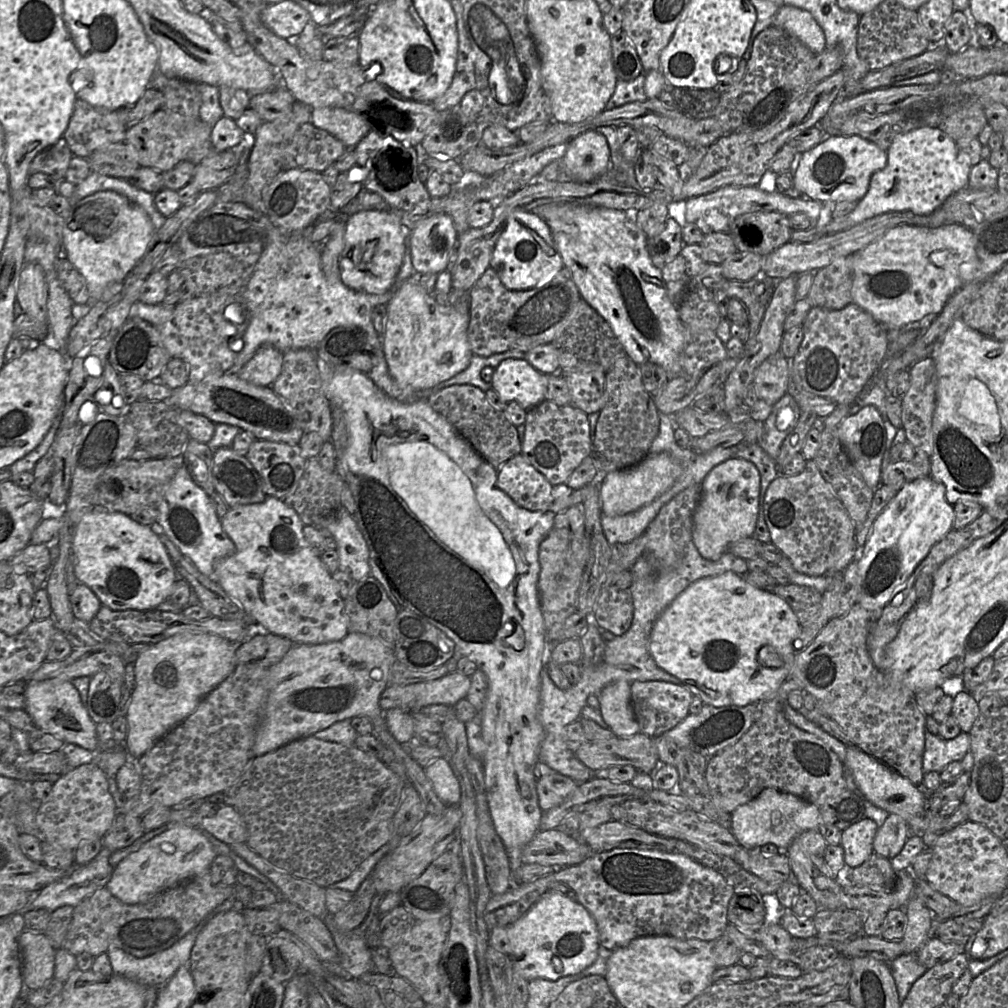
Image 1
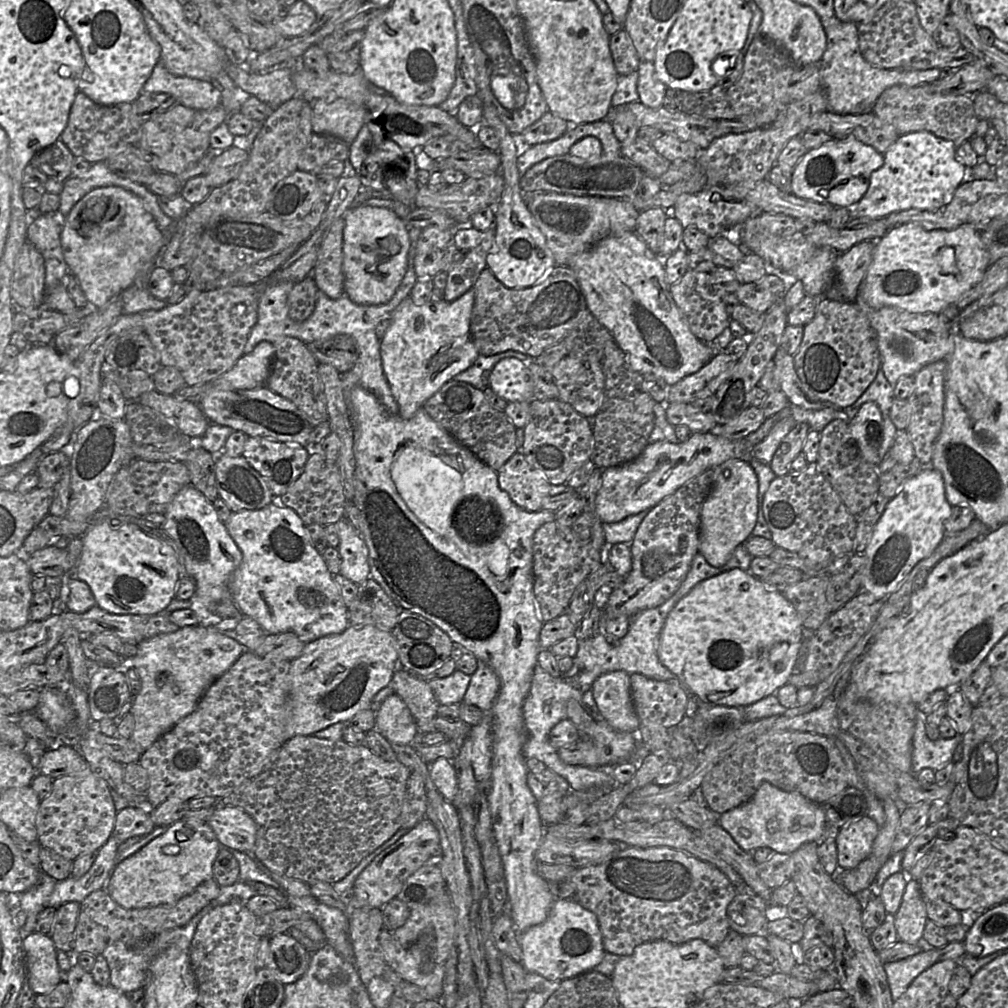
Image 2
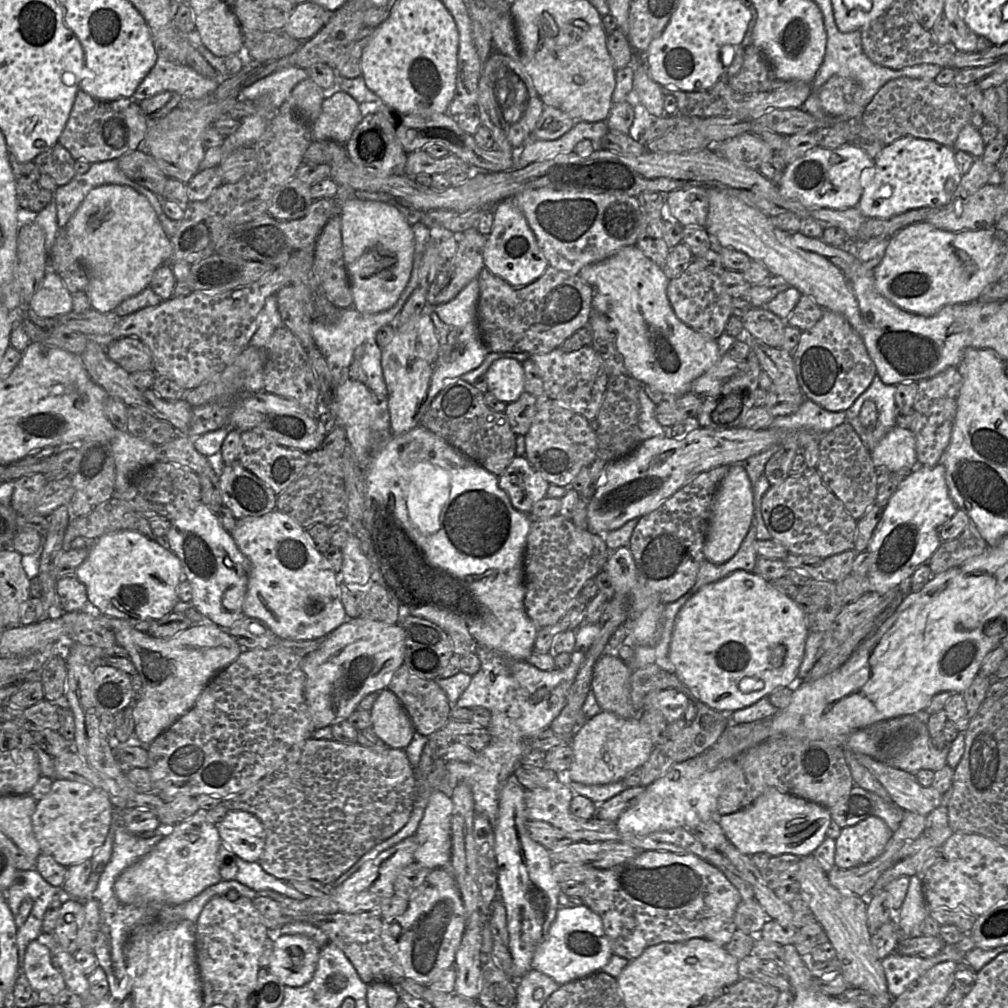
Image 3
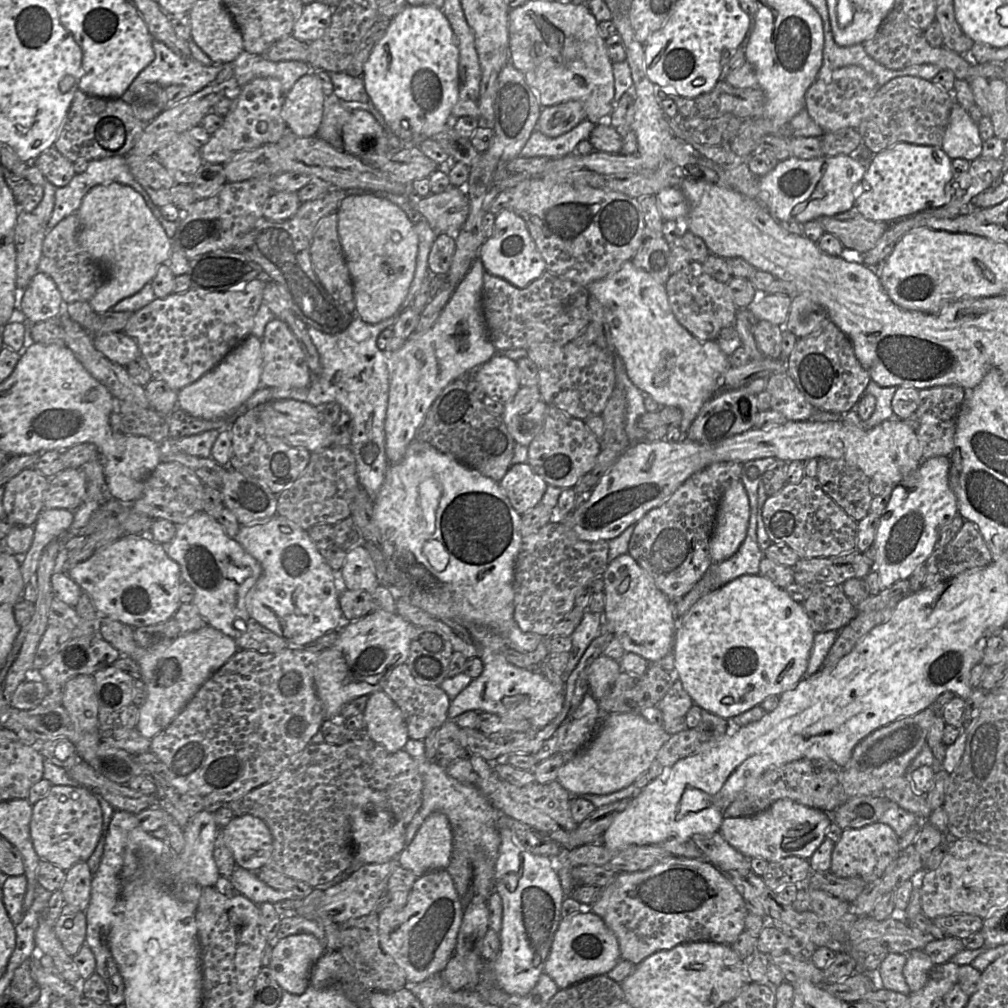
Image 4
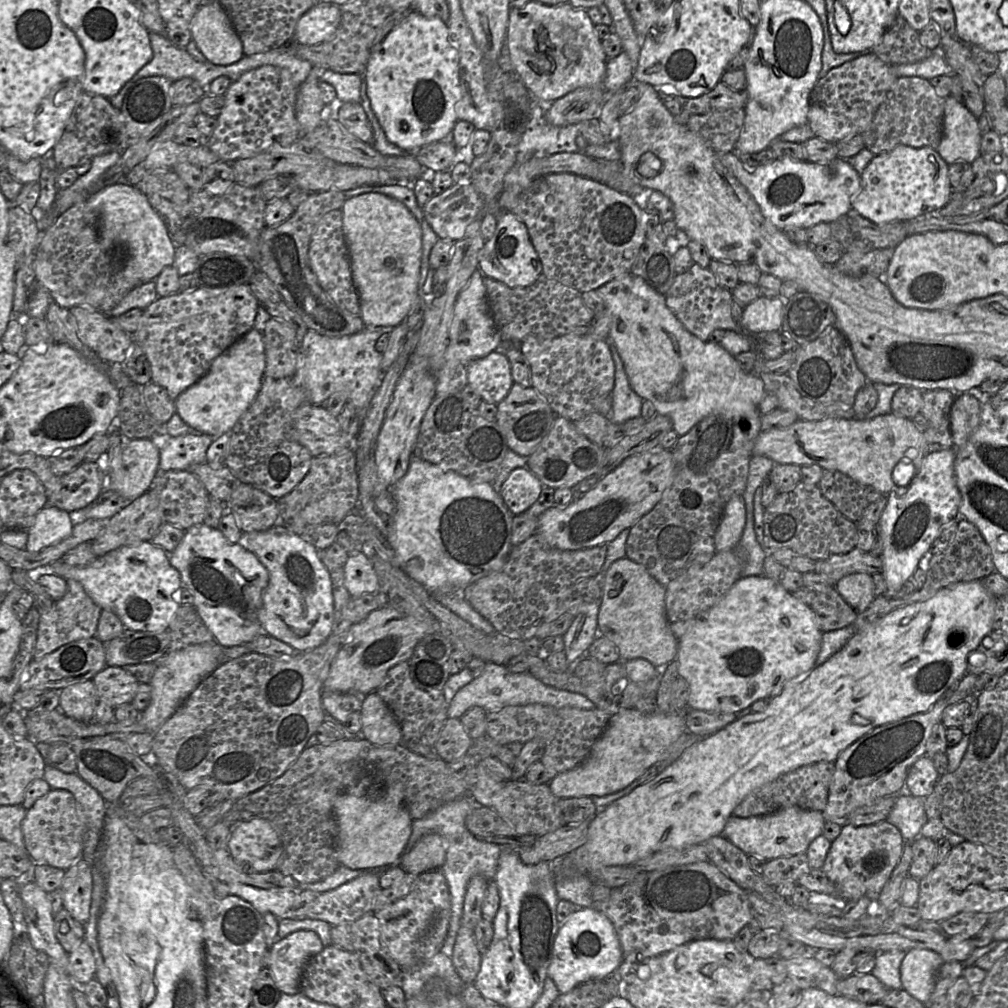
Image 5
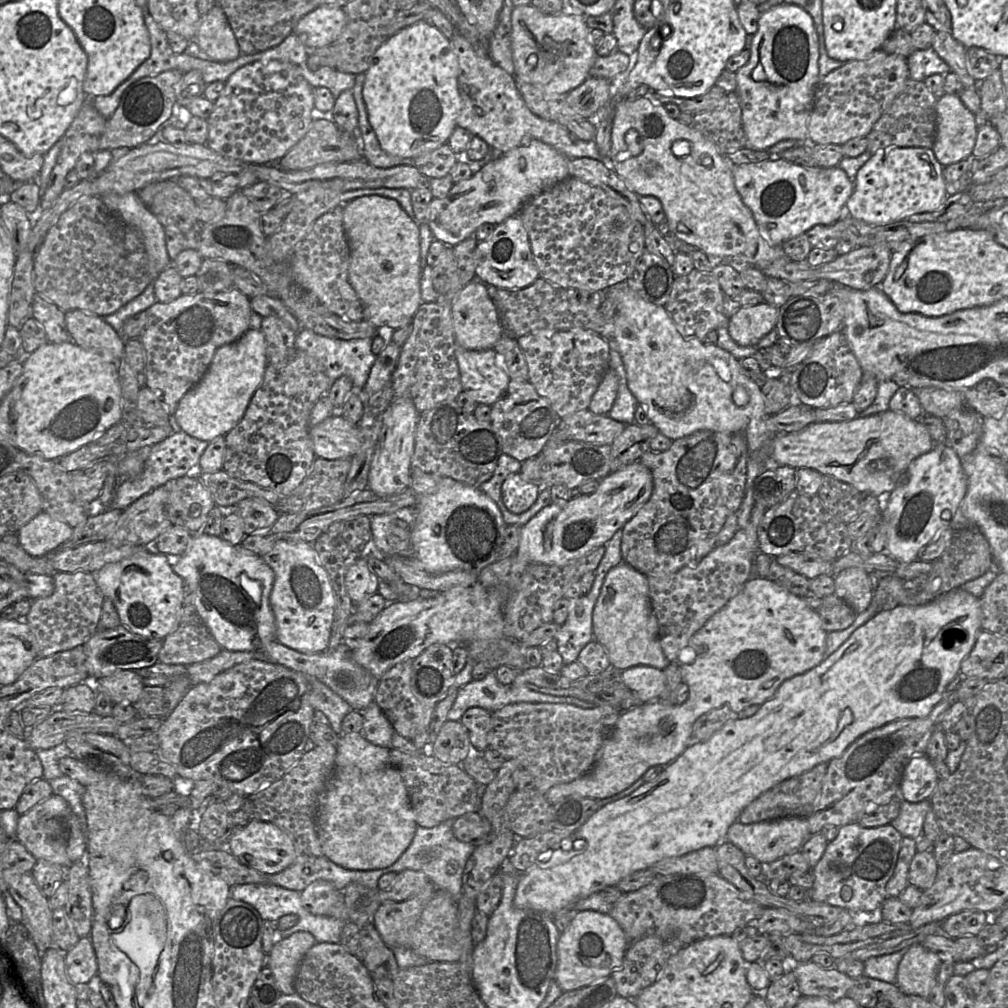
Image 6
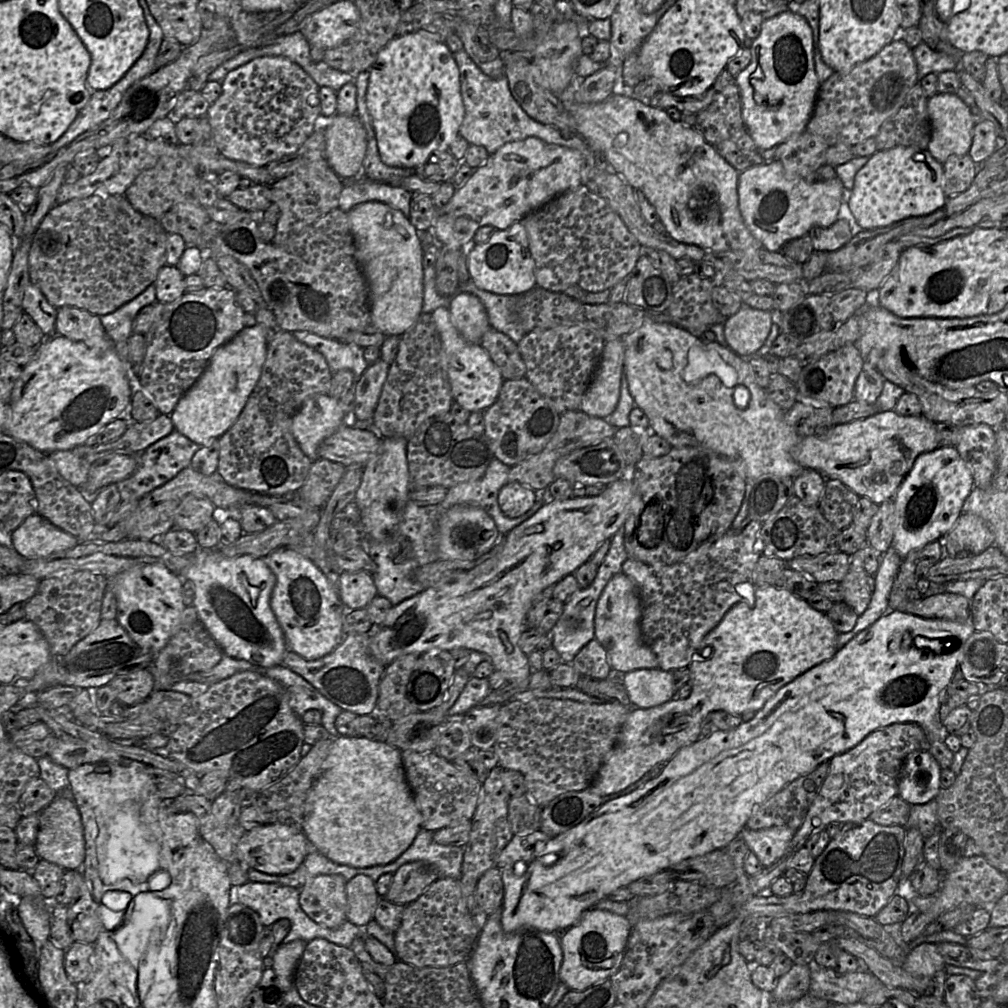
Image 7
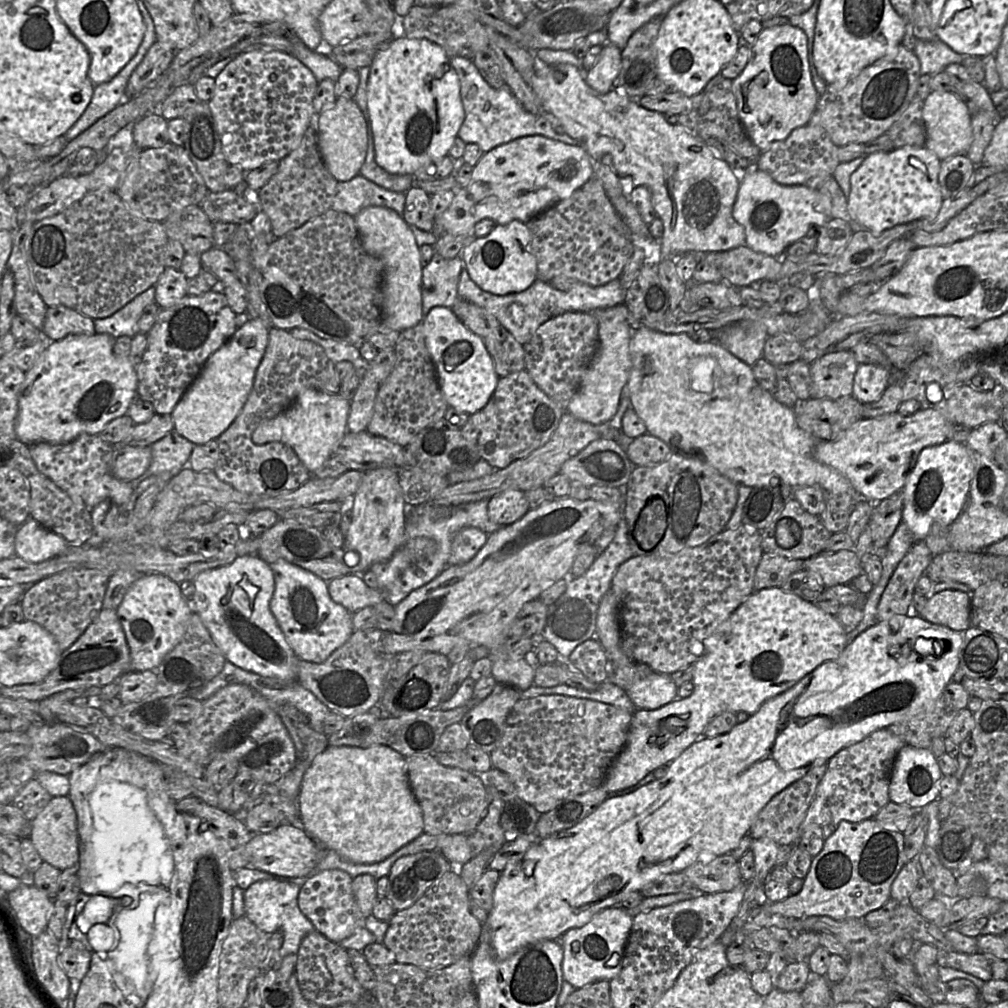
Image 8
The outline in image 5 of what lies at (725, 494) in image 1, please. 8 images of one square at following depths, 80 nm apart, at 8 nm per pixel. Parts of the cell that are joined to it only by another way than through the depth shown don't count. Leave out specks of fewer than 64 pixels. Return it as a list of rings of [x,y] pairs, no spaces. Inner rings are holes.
[[[742,495],[733,496],[725,505],[723,516],[715,534],[715,550],[735,549],[746,524],[746,508]]]

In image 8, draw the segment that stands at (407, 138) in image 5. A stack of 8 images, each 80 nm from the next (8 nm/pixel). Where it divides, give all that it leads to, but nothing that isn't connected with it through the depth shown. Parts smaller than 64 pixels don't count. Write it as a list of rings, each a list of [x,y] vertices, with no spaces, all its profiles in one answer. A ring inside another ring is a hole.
[[[401,37],[391,39],[382,47],[370,64],[366,98],[375,161],[391,174],[413,175],[426,164],[448,155],[465,118],[458,76],[450,64],[450,57],[441,46],[427,39]]]

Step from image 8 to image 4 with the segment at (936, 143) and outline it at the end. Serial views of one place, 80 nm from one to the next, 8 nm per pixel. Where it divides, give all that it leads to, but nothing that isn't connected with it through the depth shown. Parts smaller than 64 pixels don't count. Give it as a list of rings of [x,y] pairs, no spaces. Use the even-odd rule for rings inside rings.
[[[955,102],[941,148],[952,160],[964,158],[972,162],[981,156],[982,147],[978,124]]]

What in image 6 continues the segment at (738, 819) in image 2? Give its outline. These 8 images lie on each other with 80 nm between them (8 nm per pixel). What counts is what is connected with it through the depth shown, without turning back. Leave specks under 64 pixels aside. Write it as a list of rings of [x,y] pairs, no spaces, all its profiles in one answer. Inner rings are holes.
[[[785,817],[752,824],[742,824],[737,820],[729,827],[726,840],[741,849],[745,855],[751,855],[762,864],[767,864],[800,850],[809,836],[811,834],[806,818]]]

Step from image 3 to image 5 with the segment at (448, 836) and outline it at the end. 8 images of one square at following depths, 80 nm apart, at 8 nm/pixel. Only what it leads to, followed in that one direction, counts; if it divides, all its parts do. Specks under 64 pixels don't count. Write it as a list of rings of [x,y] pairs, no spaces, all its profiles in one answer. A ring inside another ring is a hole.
[[[439,834],[424,835],[415,846],[402,854],[400,866],[406,873],[420,876],[439,870],[446,859],[446,842]]]

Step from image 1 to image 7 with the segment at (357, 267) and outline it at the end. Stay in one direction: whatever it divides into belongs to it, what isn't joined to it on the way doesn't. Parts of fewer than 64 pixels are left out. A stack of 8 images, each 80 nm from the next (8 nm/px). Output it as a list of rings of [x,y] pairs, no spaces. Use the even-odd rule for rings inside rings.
[[[378,201],[356,205],[347,215],[355,243],[355,257],[368,287],[371,323],[386,336],[401,337],[416,323],[423,308],[423,248],[417,230],[401,211]]]

